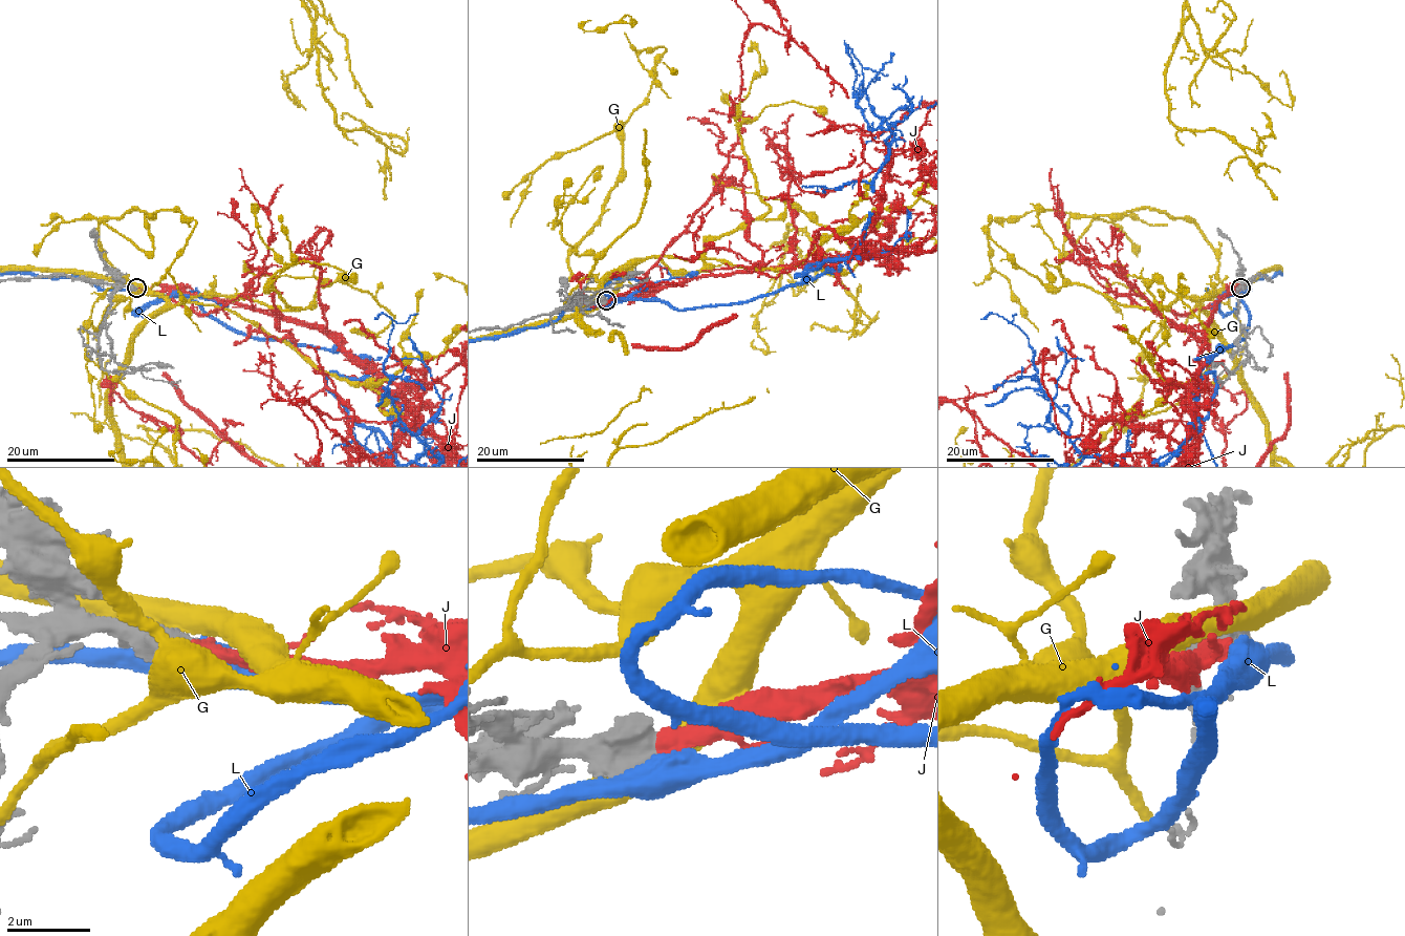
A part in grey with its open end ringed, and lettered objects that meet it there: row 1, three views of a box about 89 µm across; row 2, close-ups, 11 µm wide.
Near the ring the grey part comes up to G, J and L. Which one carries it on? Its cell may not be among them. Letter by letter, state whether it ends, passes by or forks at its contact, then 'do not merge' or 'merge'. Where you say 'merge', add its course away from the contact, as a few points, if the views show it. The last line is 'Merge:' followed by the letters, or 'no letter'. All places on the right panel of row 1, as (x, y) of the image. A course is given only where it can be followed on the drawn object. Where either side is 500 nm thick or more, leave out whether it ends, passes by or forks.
G: do not merge
J: merge
L: do not merge
Merge: J

